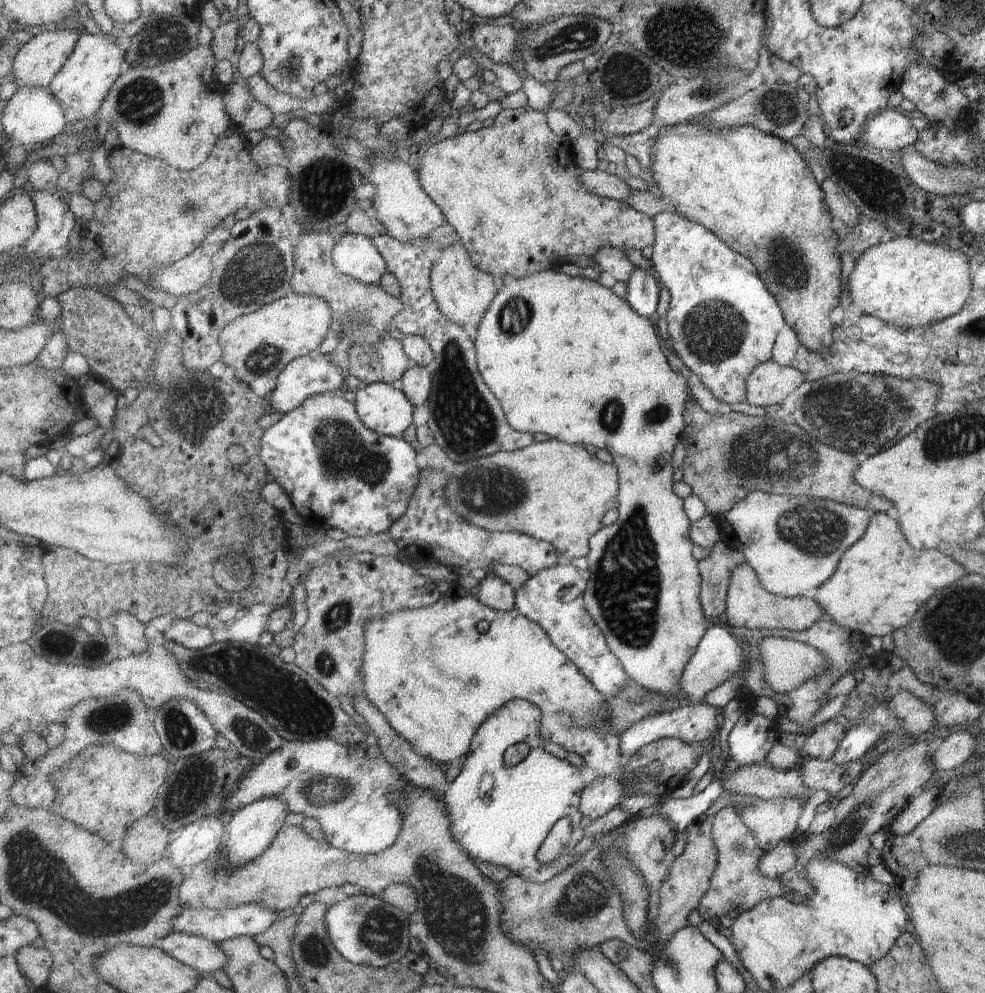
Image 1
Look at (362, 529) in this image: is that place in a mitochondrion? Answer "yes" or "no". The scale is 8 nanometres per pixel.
no

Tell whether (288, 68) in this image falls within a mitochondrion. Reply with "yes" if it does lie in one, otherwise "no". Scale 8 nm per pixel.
yes

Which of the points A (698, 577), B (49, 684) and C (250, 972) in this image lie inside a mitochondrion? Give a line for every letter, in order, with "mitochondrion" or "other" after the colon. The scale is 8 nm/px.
A: other
B: other
C: other

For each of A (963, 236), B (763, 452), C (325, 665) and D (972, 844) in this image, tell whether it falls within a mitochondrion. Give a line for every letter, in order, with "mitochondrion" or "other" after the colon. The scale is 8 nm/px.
A: other
B: mitochondrion
C: mitochondrion
D: mitochondrion

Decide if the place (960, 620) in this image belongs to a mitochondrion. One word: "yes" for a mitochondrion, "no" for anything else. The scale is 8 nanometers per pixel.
yes

